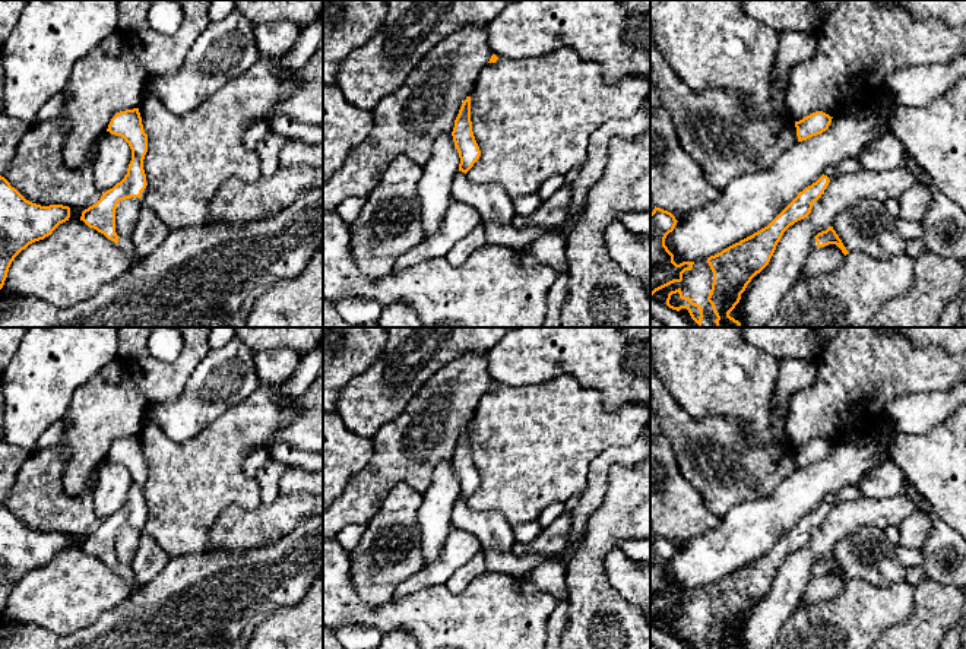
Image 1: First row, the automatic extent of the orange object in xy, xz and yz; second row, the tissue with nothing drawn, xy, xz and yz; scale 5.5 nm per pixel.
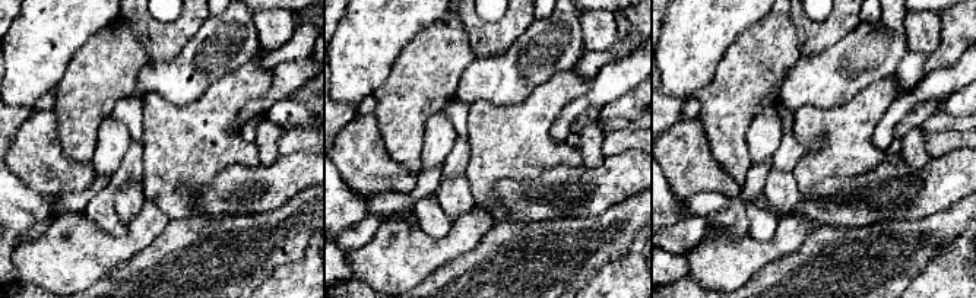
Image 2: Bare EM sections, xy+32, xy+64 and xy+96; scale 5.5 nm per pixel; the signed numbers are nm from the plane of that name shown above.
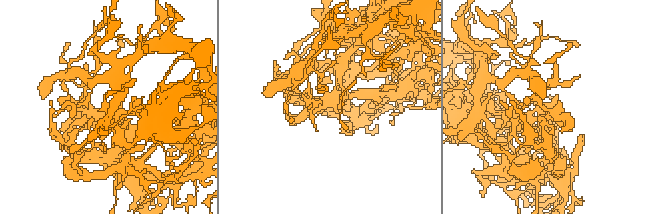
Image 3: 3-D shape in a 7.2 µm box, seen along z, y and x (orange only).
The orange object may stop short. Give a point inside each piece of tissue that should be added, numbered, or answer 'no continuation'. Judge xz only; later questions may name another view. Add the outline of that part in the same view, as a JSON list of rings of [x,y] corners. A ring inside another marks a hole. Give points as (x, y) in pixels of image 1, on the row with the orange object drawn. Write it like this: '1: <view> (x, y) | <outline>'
1: xz (491, 202) | [[[457,171],[452,181],[452,197],[475,208],[482,222],[500,225],[517,224],[513,202],[501,186],[492,183],[475,184],[465,172]]]

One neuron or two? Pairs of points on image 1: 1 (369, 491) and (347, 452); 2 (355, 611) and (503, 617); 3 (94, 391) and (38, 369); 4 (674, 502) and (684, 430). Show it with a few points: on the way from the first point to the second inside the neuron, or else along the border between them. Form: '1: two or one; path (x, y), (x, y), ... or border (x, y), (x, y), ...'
1: two; border (371, 439), (370, 461), (338, 497)
2: one; path (392, 616), (466, 617)
3: two; border (98, 372), (76, 389), (63, 415)
4: two; border (665, 436), (680, 472), (700, 494)

